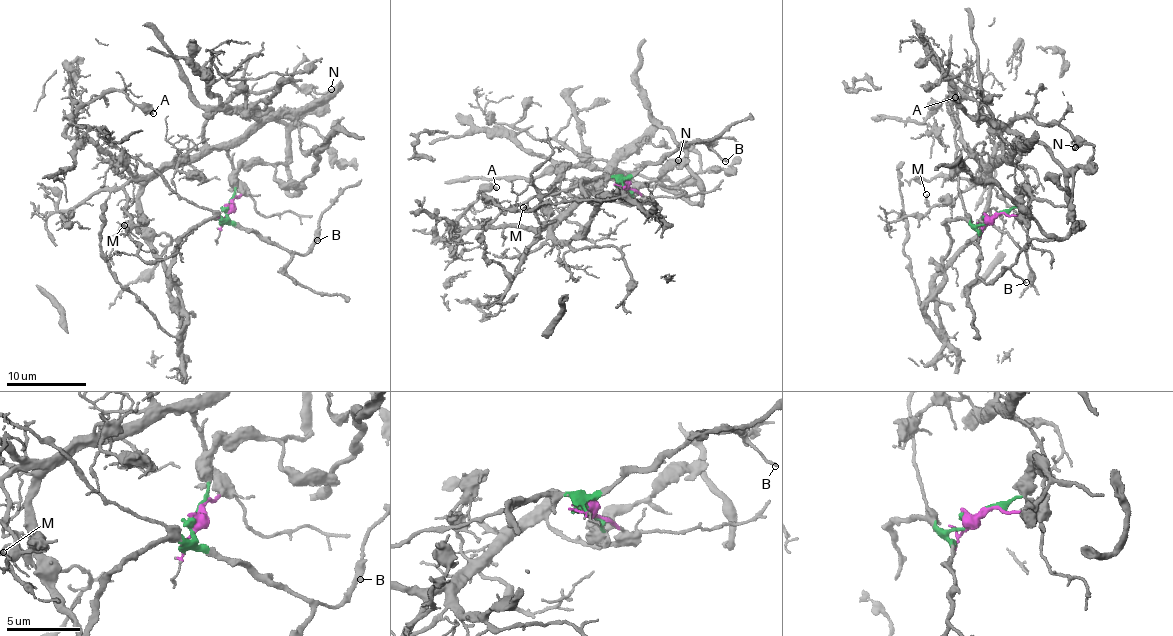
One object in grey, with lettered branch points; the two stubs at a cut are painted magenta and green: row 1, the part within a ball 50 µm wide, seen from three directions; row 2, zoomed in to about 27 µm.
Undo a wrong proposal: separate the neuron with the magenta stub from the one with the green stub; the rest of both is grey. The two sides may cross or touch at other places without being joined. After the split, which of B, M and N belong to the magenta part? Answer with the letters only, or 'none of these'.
M, N

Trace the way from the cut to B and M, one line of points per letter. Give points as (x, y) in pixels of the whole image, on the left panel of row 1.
B: (227, 204), (228, 220), (257, 232), (291, 255), (308, 254), (316, 231), (318, 240)
M: (228, 204), (240, 194), (232, 159), (225, 147), (203, 151), (125, 186), (127, 235), (123, 224)

